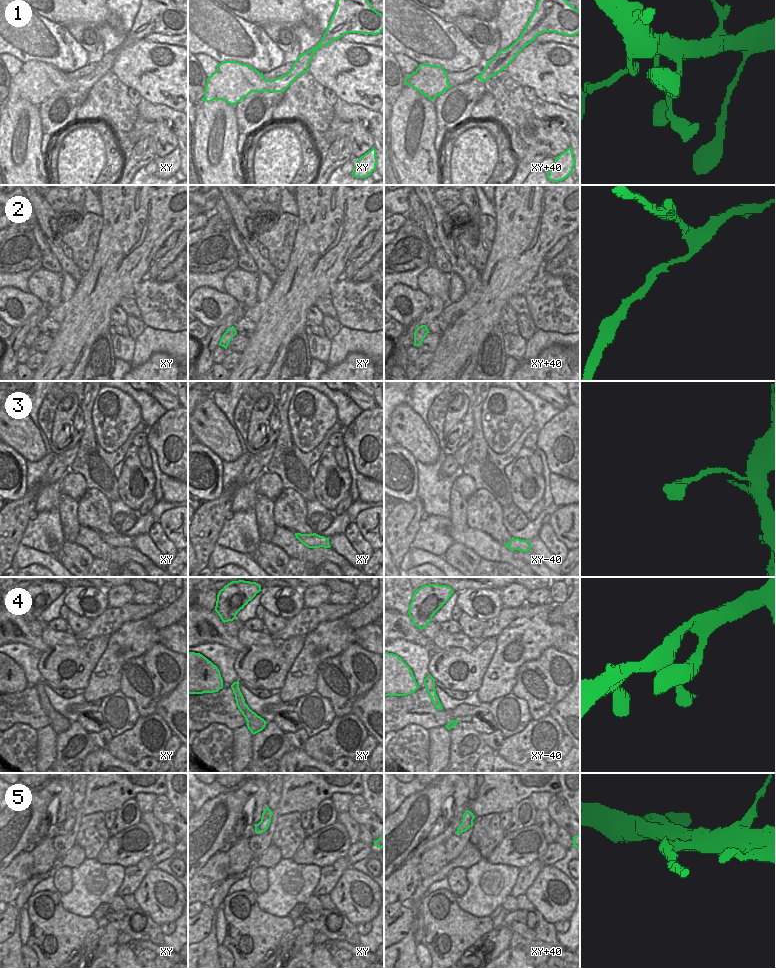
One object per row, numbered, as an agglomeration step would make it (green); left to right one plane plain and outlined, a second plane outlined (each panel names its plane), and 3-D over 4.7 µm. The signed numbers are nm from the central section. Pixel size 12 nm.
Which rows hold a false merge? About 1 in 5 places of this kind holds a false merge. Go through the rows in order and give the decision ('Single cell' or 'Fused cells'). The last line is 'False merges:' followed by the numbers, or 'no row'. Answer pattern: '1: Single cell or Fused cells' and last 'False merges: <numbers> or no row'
1: Single cell
2: Single cell
3: Single cell
4: Single cell
5: Single cell
False merges: no row

